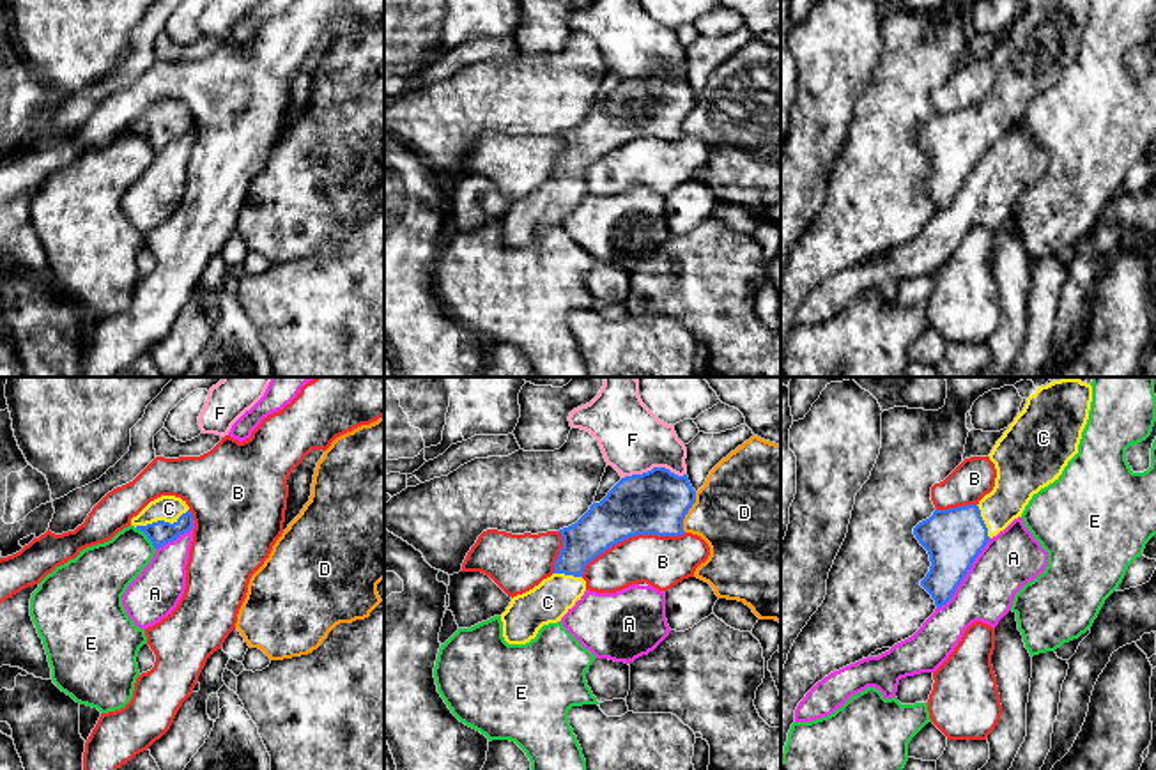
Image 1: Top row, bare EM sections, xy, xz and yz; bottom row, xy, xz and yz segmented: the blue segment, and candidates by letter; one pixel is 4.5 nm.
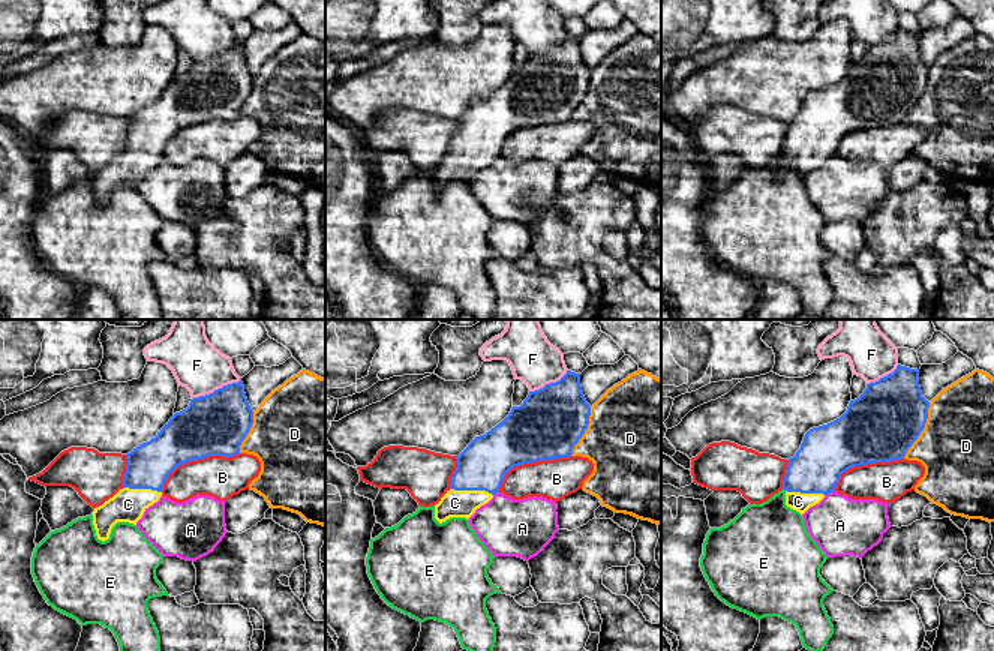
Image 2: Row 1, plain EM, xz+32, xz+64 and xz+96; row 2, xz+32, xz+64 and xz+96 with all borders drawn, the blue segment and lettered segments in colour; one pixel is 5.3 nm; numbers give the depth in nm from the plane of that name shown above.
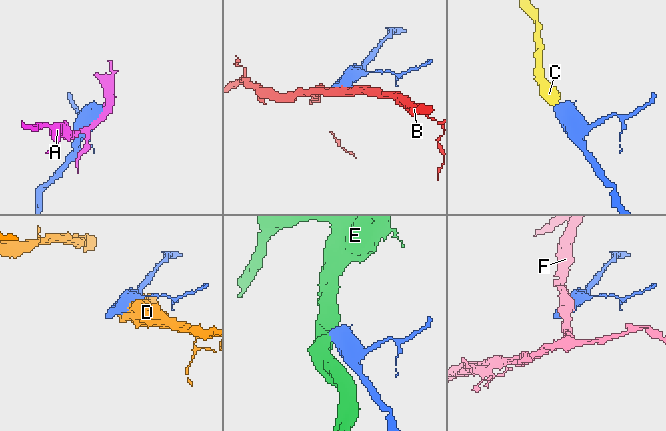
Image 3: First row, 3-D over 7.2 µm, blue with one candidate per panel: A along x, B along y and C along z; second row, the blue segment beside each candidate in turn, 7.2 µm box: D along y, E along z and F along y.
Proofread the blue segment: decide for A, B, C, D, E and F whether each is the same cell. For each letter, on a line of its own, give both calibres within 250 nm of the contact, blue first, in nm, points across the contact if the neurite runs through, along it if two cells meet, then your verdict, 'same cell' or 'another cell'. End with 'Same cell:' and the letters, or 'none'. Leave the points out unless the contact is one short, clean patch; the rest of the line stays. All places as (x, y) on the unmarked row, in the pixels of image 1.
A: calibres 260 and 260 nm; another cell
B: calibres 280 and 240 nm; another cell
C: calibres 110 and 120 nm; way xy (160, 137), (161, 124), (169, 112); same cell
D: calibres 280 and 440 nm; another cell
E: calibres 110 and 260 nm; border xy (135, 131), (146, 138), (154, 153); another cell
F: calibres 280 and 300 nm; another cell
Same cell: C

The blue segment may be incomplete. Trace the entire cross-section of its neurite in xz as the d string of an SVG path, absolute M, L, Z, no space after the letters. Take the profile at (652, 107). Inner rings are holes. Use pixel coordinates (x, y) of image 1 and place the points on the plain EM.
M653 71L643 78L621 81L600 106L572 129L559 133L563 150L554 166L554 177L533 193L512 202L501 218L503 241L508 248L526 248L536 241L543 228L558 227L586 195L584 172L613 149L637 138L680 140L683 122L696 106L696 94L689 80L678 80L666 71Z

